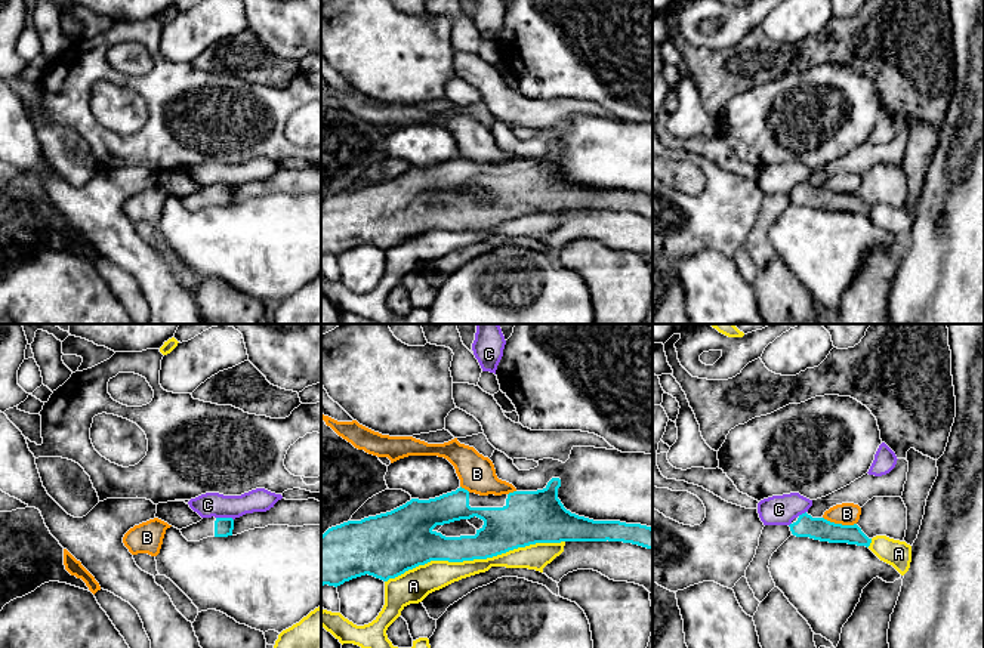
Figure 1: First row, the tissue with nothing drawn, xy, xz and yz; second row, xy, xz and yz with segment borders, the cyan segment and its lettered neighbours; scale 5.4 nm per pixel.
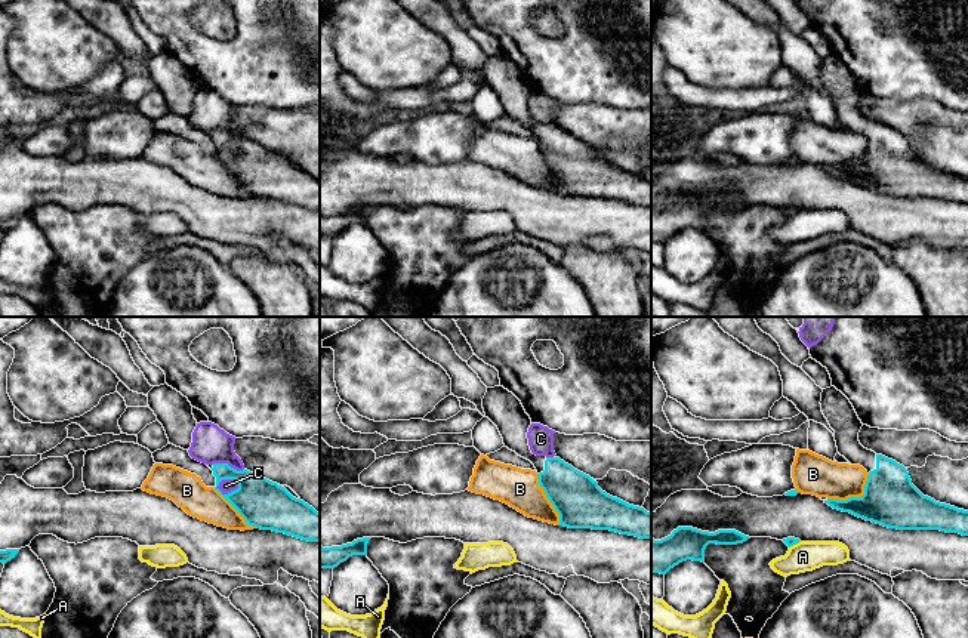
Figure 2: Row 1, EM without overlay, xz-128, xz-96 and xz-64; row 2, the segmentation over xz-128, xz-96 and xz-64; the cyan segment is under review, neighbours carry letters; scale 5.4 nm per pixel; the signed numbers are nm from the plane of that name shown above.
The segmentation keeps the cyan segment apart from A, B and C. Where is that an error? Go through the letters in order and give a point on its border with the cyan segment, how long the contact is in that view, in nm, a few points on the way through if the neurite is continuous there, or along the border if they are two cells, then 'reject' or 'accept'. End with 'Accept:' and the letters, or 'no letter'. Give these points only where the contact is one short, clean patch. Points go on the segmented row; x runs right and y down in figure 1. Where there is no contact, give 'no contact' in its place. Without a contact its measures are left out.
A: xz (474, 558) | 1000 nm | reject
B: yz (839, 524) | 190 nm | reject
C: xy (225, 518) | 100 nm | reject
Accept: no letter

